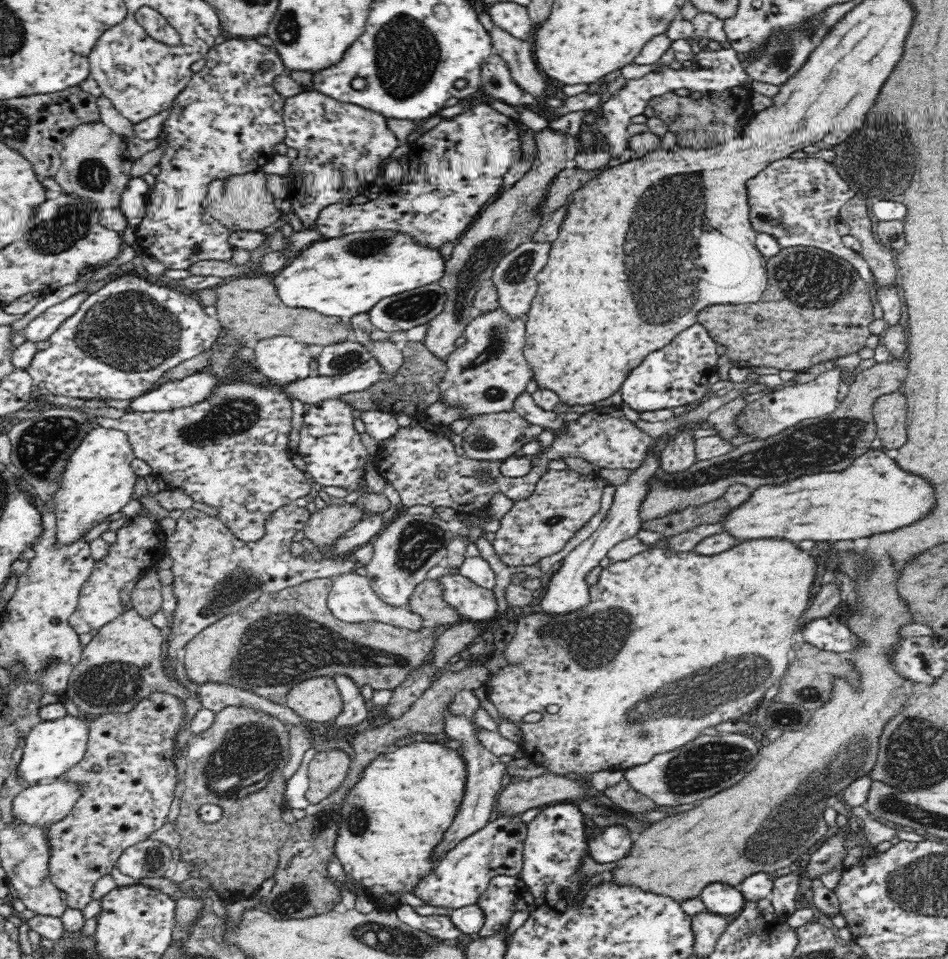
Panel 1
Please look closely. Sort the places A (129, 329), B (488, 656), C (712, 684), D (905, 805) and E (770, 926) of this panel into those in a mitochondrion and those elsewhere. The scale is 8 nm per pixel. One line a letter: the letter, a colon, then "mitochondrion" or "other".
A: mitochondrion
B: other
C: mitochondrion
D: mitochondrion
E: other

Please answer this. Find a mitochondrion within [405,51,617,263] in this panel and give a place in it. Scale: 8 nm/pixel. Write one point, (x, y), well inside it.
(495, 81)

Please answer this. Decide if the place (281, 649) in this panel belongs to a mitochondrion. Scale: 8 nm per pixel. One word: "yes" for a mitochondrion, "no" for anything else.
yes

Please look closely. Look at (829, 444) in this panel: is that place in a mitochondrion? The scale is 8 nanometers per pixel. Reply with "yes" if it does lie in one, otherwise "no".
yes

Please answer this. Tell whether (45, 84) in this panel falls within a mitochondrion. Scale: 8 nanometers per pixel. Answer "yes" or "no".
no

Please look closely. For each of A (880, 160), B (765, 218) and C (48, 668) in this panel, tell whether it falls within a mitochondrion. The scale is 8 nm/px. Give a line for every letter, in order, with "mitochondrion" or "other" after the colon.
A: mitochondrion
B: mitochondrion
C: mitochondrion

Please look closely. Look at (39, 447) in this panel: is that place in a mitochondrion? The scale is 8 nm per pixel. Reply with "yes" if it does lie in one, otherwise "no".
yes

